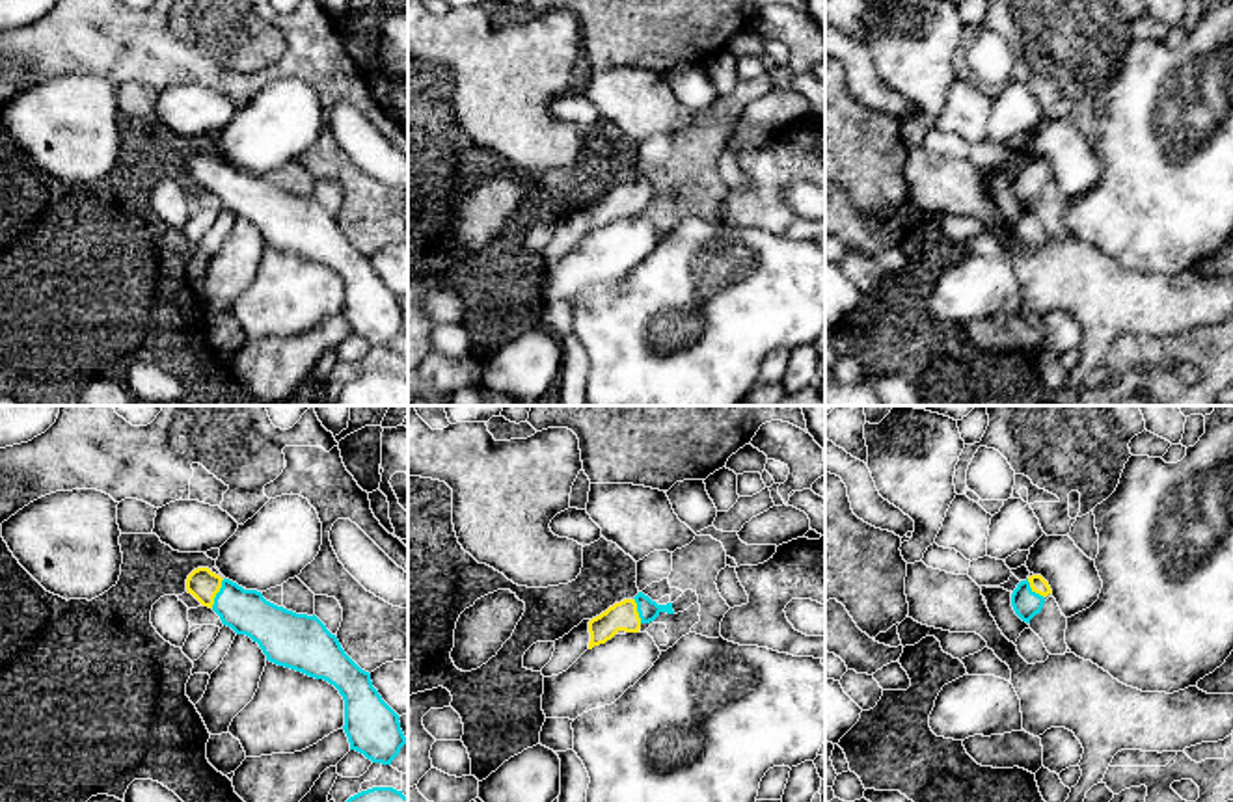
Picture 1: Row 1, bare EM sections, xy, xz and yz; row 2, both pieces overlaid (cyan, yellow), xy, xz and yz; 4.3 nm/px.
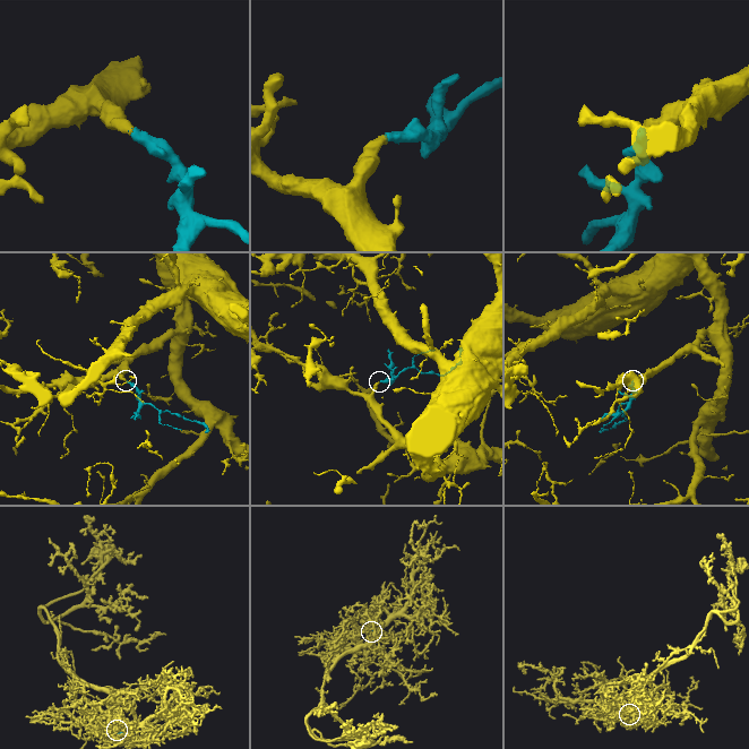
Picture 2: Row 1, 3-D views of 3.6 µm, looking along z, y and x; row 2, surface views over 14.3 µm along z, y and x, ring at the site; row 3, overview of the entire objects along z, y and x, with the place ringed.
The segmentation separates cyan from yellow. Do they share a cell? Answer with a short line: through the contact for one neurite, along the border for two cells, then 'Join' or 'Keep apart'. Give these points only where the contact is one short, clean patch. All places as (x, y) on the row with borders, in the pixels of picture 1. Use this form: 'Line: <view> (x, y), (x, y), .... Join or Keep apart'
Line: xy (246, 613), (216, 594), (202, 583). Join

